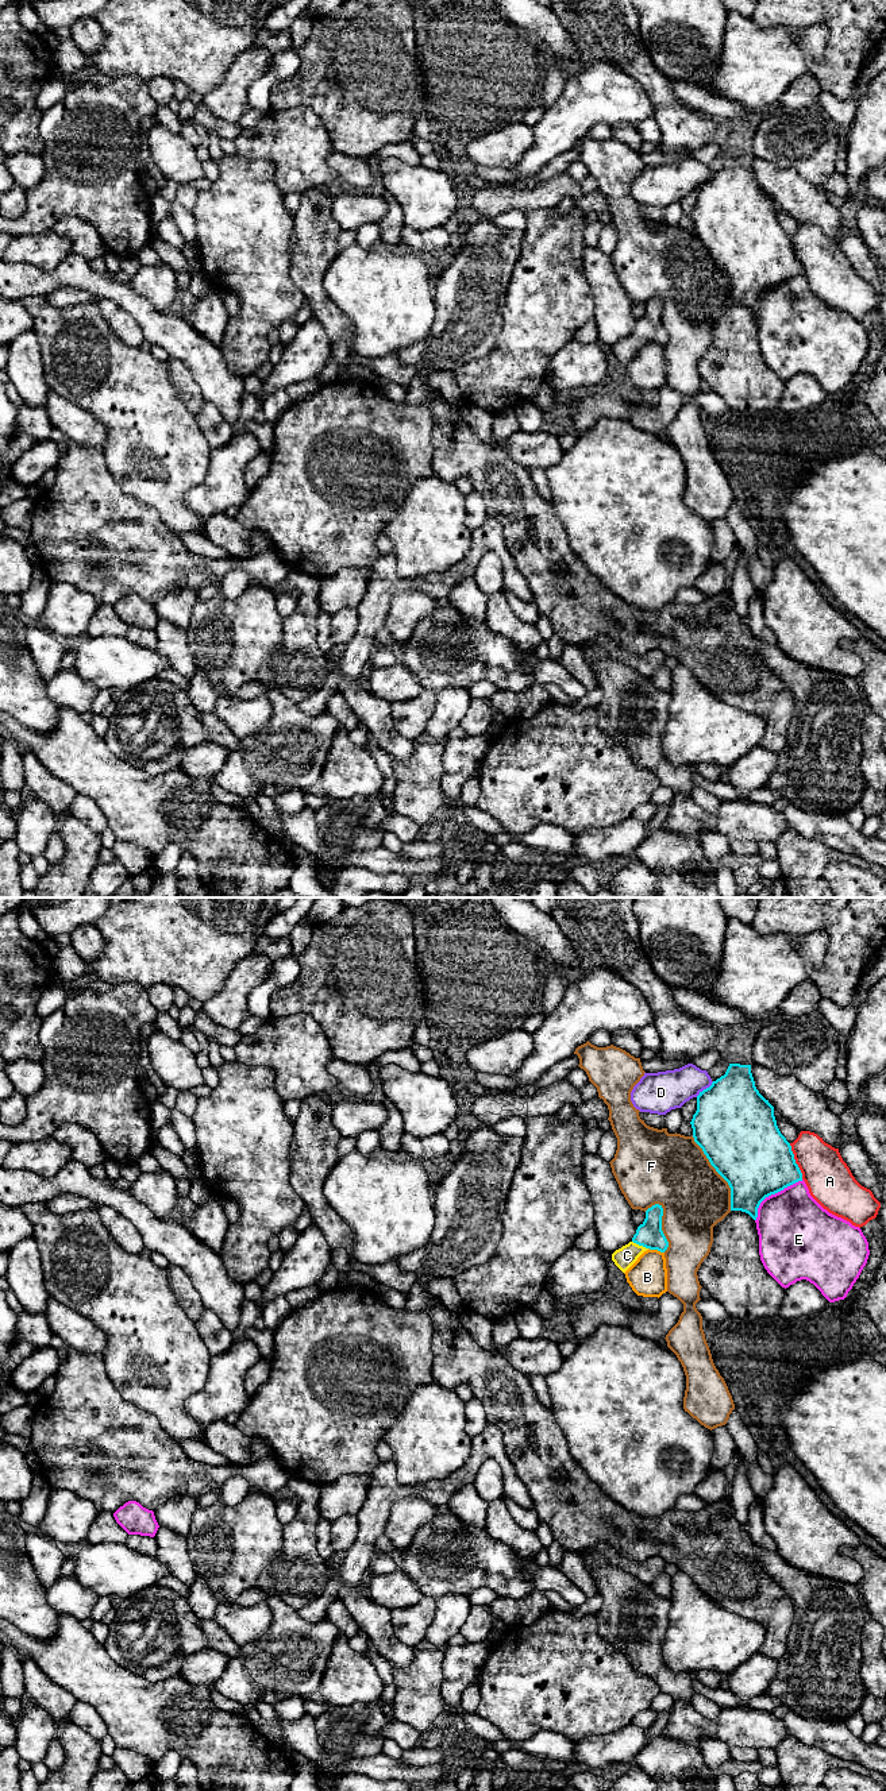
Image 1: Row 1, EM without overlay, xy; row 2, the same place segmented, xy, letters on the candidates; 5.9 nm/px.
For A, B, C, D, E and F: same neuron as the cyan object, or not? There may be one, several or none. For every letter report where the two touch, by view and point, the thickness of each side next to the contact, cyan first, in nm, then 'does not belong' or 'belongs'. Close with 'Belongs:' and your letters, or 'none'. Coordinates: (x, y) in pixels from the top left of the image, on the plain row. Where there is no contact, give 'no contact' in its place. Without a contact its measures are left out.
A: xy (794, 254) | 440/280 nm | does not belong
B: xy (657, 342) | 160/240 nm | does not belong
C: xy (640, 338) | 160/120 nm | belongs
D: xy (704, 182) | 460/240 nm | does not belong
E: xy (773, 286) | 440/420 nm | does not belong
F: xy (717, 265) | 460/420 nm | does not belong
Belongs: C

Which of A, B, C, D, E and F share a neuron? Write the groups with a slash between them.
A / B / C / D / E / F

